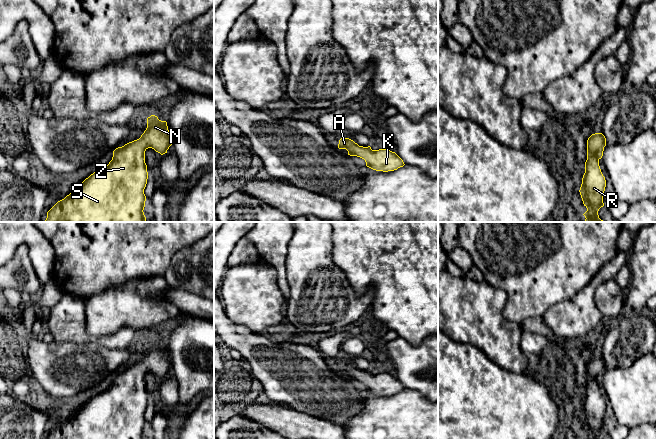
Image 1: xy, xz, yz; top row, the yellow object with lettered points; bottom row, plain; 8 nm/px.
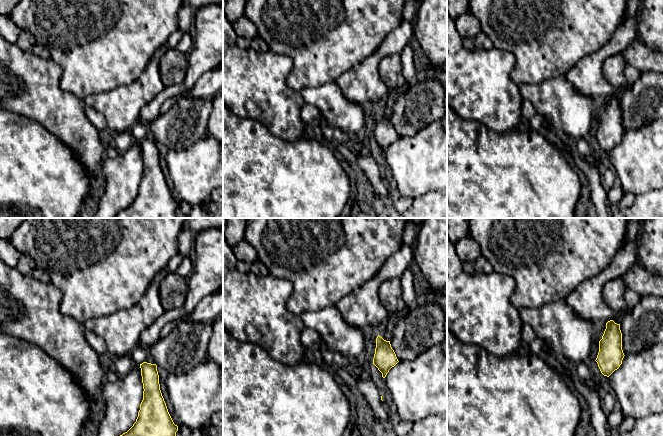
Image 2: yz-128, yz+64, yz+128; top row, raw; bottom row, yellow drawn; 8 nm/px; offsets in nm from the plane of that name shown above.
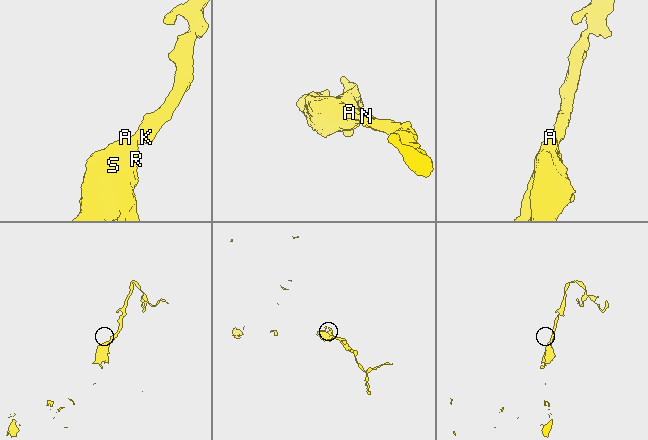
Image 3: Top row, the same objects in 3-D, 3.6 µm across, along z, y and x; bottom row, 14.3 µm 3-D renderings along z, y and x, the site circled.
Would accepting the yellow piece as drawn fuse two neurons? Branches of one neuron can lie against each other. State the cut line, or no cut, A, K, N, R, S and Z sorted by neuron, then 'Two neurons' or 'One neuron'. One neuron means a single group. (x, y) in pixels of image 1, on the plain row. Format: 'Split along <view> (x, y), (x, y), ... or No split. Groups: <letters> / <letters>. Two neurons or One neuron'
No split. Groups: A K N R S Z. One neuron

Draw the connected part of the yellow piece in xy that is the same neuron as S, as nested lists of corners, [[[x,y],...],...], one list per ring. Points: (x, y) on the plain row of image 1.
[[[151,339],[139,363],[116,372],[108,389],[86,402],[74,416],[58,425],[47,439],[144,439],[144,413],[148,403],[145,375],[152,372],[163,379],[171,369],[167,346]]]

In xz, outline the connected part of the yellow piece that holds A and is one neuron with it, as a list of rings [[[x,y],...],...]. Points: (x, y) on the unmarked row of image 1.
[[[341,362],[338,372],[346,373],[350,380],[364,383],[366,390],[376,395],[394,395],[405,389],[403,384],[389,373],[372,374],[370,370],[359,370],[349,362]]]

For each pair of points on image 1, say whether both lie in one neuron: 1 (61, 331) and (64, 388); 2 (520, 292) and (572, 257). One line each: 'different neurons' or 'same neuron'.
1: different neurons
2: same neuron

